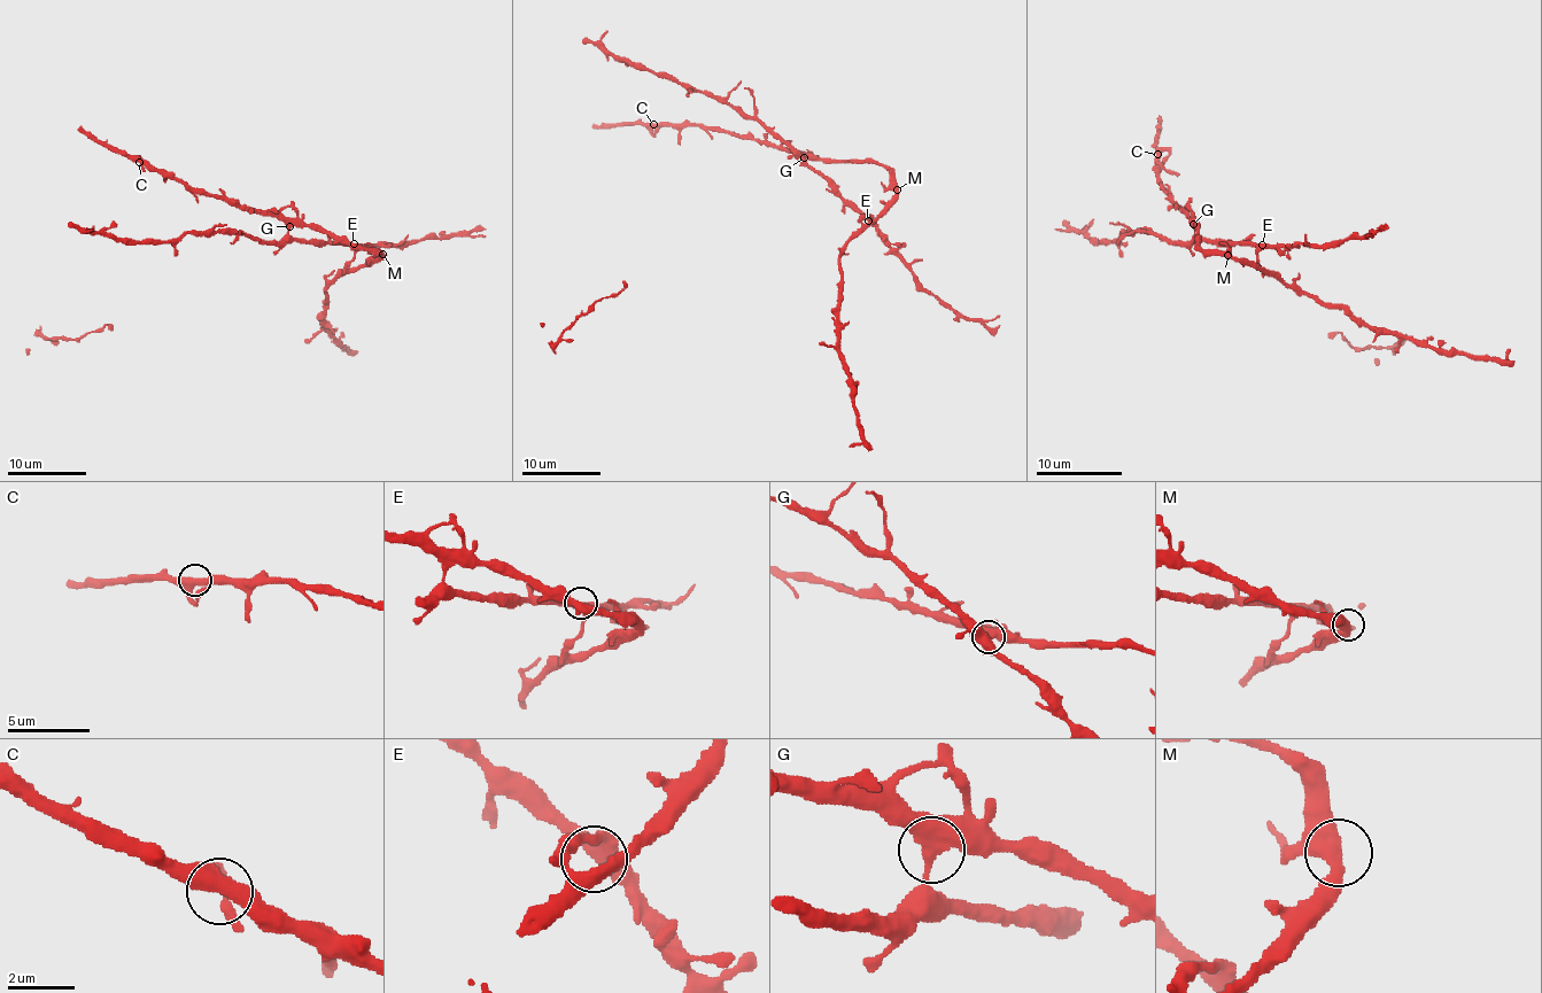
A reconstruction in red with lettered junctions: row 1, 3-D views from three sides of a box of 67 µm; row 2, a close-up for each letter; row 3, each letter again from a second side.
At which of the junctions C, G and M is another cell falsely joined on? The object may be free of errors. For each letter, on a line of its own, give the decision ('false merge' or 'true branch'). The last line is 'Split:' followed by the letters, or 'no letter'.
C: true branch
G: true branch
M: true branch
Split: no letter

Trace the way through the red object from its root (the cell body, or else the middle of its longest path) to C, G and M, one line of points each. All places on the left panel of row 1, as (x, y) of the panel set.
C: (326, 289), (347, 270), (355, 251), (351, 246), (296, 242), (283, 220), (194, 193), (139, 162)
G: (326, 289), (347, 270), (355, 250), (343, 243), (296, 242), (288, 234), (288, 226)
M: (326, 289), (338, 278), (355, 271), (382, 254)

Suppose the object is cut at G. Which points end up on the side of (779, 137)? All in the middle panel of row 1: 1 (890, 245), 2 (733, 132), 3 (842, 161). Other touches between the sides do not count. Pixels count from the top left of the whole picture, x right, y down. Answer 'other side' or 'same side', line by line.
1: same side
2: other side
3: other side

